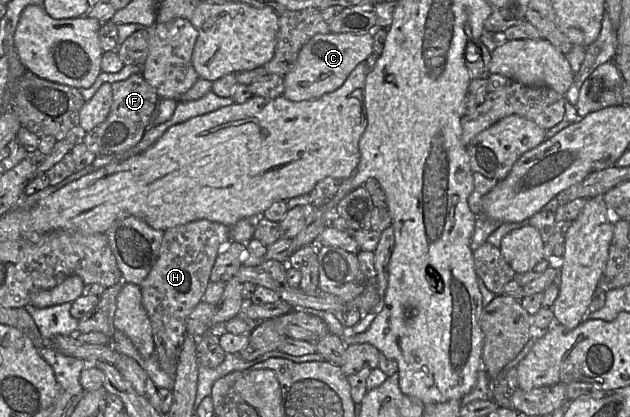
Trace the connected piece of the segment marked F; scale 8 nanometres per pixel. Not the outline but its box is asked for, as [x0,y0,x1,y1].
[80,73,159,157]

